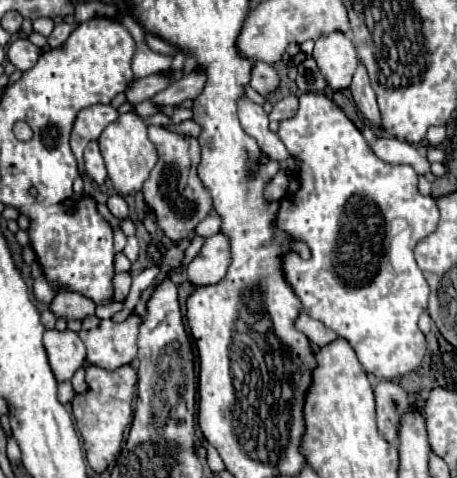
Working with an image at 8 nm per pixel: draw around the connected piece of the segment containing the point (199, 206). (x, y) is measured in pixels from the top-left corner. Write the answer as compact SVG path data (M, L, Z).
M149 126L149 140L155 144L159 160L151 170L151 176L143 184L143 196L145 202L153 208L159 228L177 242L191 236L195 226L213 210L213 198L197 176L197 166L201 162L201 144L197 138L171 132L163 126Z

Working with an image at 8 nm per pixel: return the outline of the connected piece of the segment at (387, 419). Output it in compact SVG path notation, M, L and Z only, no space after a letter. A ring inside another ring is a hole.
M389 380L375 384L375 402L377 402L377 428L381 436L389 442L397 442L401 418L409 412L409 394L407 390Z

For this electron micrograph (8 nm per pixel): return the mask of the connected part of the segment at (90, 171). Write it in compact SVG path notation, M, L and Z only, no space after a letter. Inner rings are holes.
M89 142L85 148L85 172L87 176L91 176L97 184L103 184L107 178L107 170L105 170L105 162L103 156L99 152L99 144L97 142Z

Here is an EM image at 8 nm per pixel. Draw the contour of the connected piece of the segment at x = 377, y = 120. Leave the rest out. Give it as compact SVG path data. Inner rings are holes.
M359 62L359 66L357 66L357 72L355 72L355 76L353 76L353 82L351 82L349 90L351 90L351 94L353 94L353 100L355 100L357 108L359 108L361 114L371 122L371 126L381 128L381 114L379 114L377 102L375 102L375 92L373 92L373 88L371 88L369 74L367 74L363 62Z

